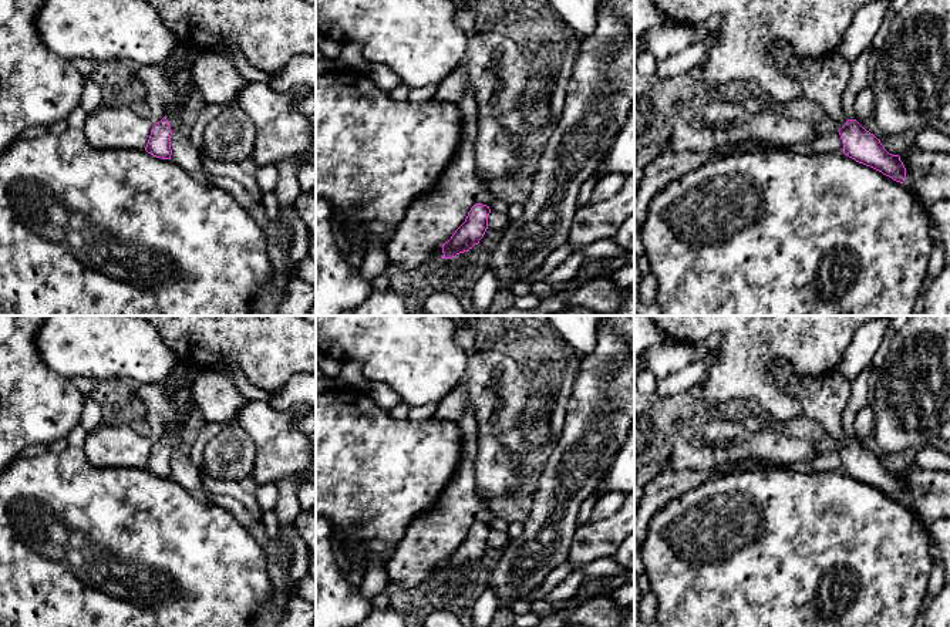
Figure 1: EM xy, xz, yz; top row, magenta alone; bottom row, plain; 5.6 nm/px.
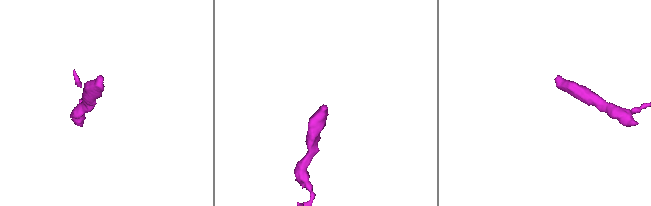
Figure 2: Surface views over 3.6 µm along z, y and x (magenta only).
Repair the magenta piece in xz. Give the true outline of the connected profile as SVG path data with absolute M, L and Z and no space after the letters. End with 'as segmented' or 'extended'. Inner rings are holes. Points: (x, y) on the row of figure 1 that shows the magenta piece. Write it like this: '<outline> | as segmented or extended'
M482 203L474 205L465 222L455 230L451 239L442 245L442 259L455 257L478 245L488 229L489 213L489 206Z | as segmented

